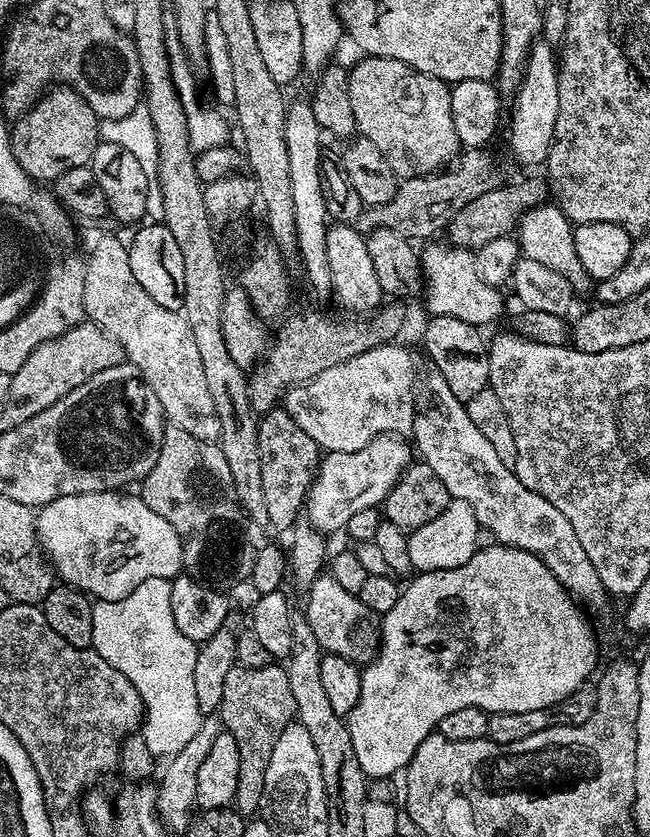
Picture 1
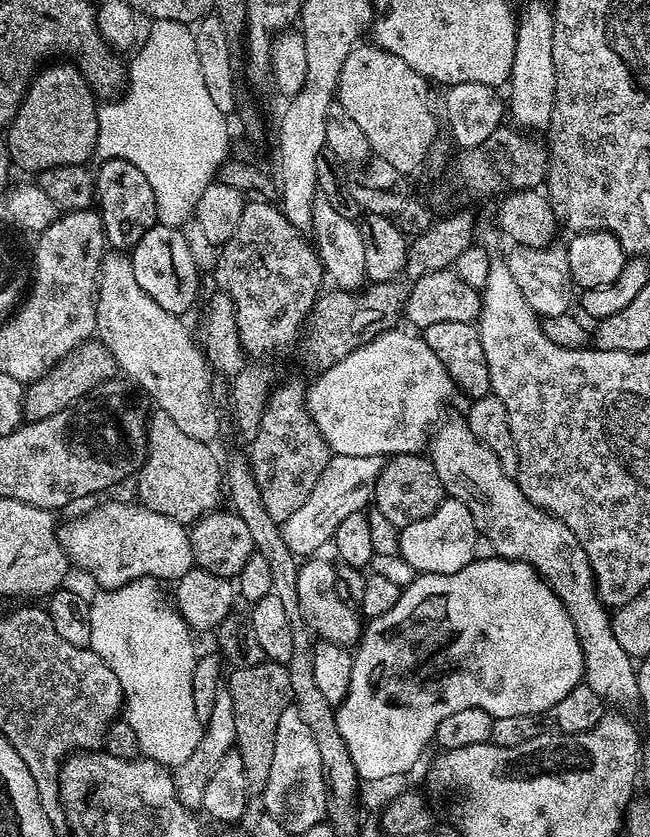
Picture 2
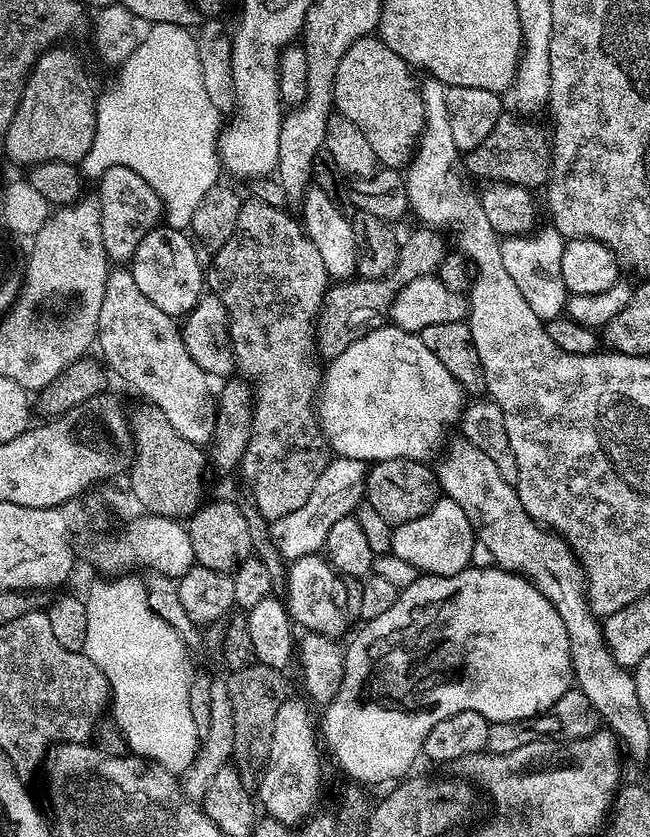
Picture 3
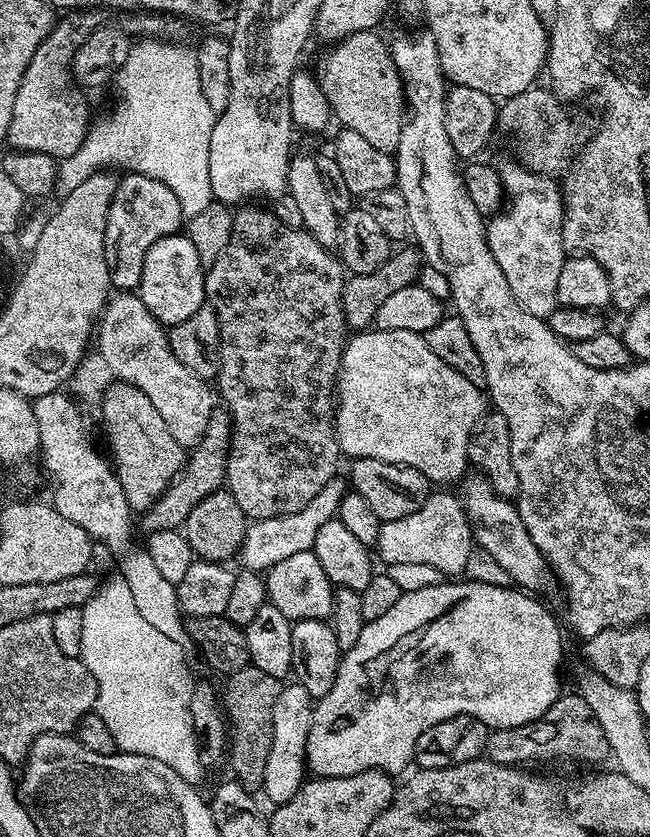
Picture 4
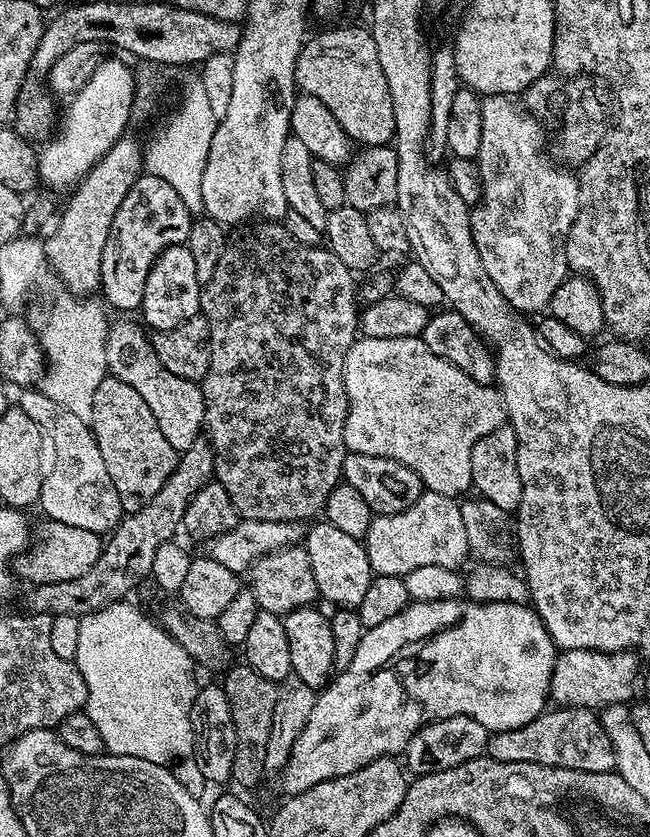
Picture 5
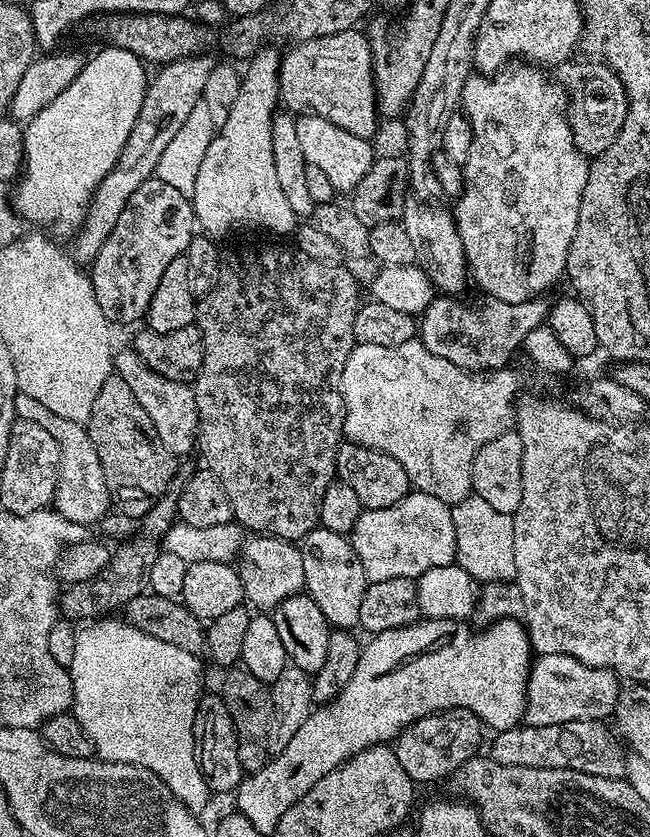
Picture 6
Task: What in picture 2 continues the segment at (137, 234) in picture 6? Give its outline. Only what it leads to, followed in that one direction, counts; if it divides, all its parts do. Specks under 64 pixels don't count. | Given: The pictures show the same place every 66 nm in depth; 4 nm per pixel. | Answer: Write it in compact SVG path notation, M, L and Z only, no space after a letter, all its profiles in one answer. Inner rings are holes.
M106 160L95 169L96 195L100 220L104 223L104 239L113 249L131 250L146 234L146 230L155 228L156 199L150 182L142 175L142 170L125 160Z

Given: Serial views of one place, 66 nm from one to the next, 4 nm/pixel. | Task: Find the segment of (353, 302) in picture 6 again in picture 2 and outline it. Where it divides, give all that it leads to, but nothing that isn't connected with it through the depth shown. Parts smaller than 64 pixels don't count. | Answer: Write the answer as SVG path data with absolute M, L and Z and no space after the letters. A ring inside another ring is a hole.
M252 198L245 203L242 214L238 218L238 230L234 230L234 238L227 240L219 249L214 269L214 277L215 276L216 284L220 287L217 289L219 289L223 295L229 296L232 300L232 305L236 311L236 321L238 322L240 345L244 347L245 352L249 350L249 348L252 348L252 351L270 350L270 347L274 345L287 343L287 340L291 340L291 336L297 334L296 328L305 327L307 325L308 317L316 304L316 299L322 292L320 283L325 283L326 280L324 267L320 264L320 256L316 253L315 247L310 243L309 237L305 235L305 233L300 232L291 222L289 222L283 207L277 206L273 201L261 198ZM287 379L271 389L257 434L250 440L252 453L246 456L252 466L254 482L261 491L263 505L272 519L282 522L295 514L310 498L322 470L330 459L328 443L308 412L306 384L303 379Z

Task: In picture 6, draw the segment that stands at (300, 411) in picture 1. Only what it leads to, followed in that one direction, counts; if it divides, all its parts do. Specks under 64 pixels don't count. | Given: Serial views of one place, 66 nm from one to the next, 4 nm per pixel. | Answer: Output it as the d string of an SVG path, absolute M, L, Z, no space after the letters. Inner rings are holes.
M419 338L402 342L402 346L357 344L350 358L346 358L340 383L345 437L351 443L398 458L415 491L434 494L434 498L442 498L450 505L458 504L472 492L474 454L513 427L521 392L520 380L512 371L507 367L491 374L467 372L454 366L454 362L446 362L446 358L438 358L438 354L430 354Z

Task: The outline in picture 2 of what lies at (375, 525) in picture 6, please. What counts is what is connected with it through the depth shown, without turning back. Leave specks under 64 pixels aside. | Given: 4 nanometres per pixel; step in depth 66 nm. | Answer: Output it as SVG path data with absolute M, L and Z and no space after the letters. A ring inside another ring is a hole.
M445 498L430 514L430 518L422 518L418 522L410 522L410 526L399 529L399 556L418 574L454 574L462 570L476 559L474 542L476 527L474 518L470 518L470 510L462 502Z

